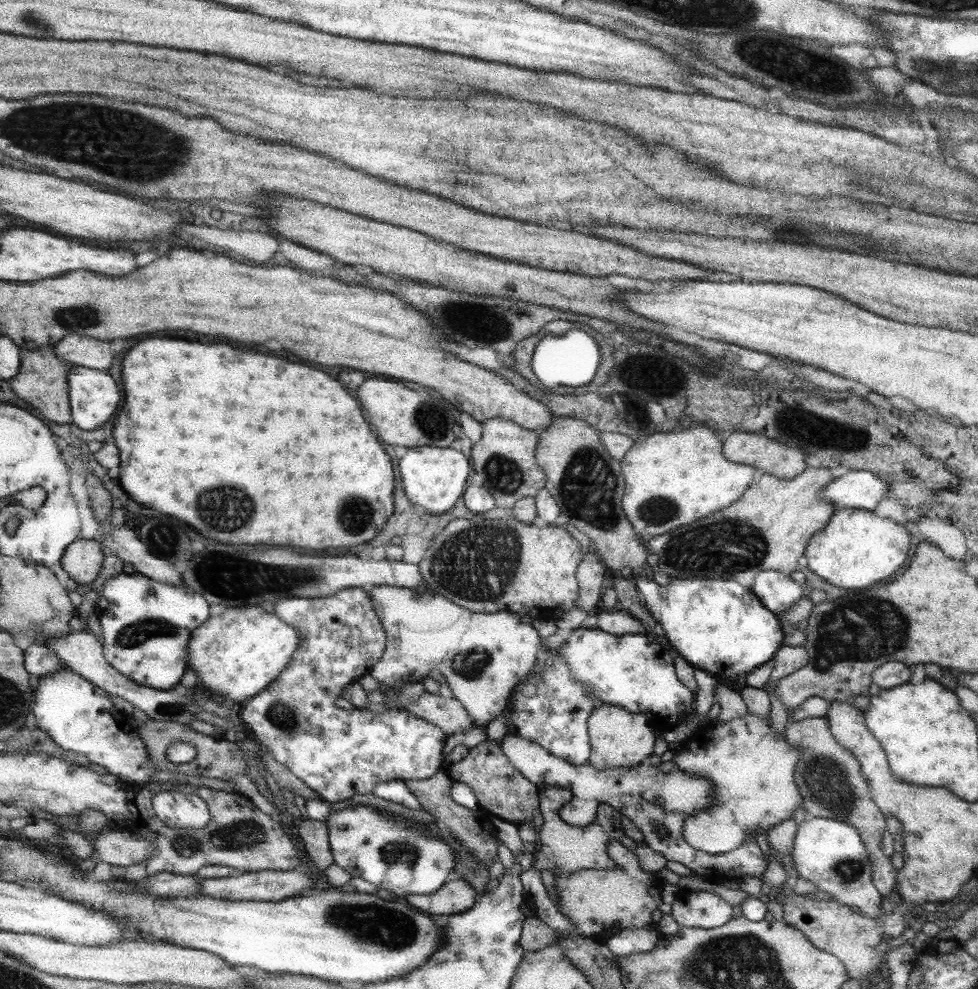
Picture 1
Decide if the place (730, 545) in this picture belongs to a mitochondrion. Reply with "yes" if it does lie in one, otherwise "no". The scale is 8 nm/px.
yes

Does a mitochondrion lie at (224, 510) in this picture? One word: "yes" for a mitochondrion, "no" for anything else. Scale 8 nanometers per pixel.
yes

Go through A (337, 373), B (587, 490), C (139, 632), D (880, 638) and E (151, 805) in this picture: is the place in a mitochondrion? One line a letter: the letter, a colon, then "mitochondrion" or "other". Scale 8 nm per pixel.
A: other
B: mitochondrion
C: mitochondrion
D: mitochondrion
E: other

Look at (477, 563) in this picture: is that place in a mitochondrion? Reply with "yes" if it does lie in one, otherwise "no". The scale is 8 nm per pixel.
yes

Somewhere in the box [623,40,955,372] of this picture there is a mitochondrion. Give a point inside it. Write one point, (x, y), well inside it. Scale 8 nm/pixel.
(842, 79)

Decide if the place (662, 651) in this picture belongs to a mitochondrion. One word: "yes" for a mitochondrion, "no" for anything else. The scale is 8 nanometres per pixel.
no

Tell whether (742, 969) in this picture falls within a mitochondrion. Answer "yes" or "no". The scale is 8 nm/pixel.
yes

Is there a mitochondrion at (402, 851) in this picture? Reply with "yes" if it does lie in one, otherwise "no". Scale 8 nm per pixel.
yes

